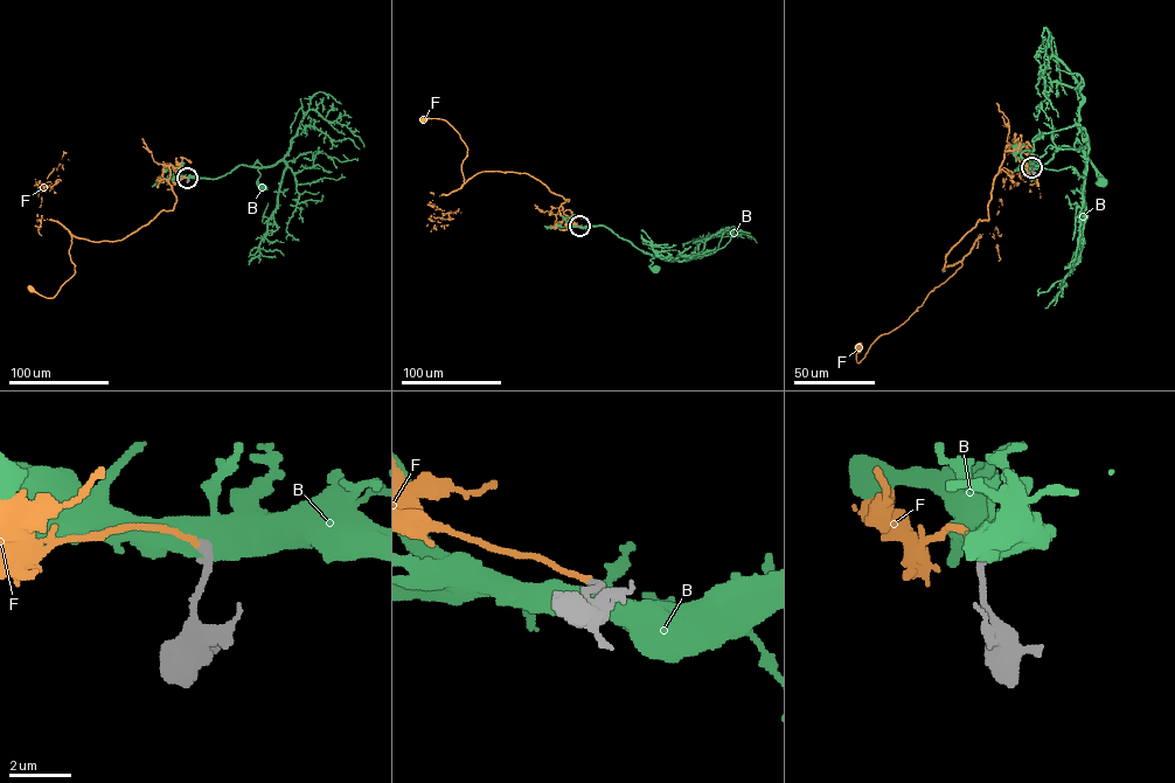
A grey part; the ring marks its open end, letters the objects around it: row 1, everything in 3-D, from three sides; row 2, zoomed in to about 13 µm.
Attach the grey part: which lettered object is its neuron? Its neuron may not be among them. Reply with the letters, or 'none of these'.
F

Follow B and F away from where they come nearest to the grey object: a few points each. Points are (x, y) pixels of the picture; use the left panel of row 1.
B: (188, 178), (216, 178), (238, 165), (254, 166), (257, 160), (262, 166), (258, 182), (263, 187)
F: (187, 178), (169, 165), (173, 209), (123, 240), (71, 234), (75, 274), (53, 298), (30, 289)

